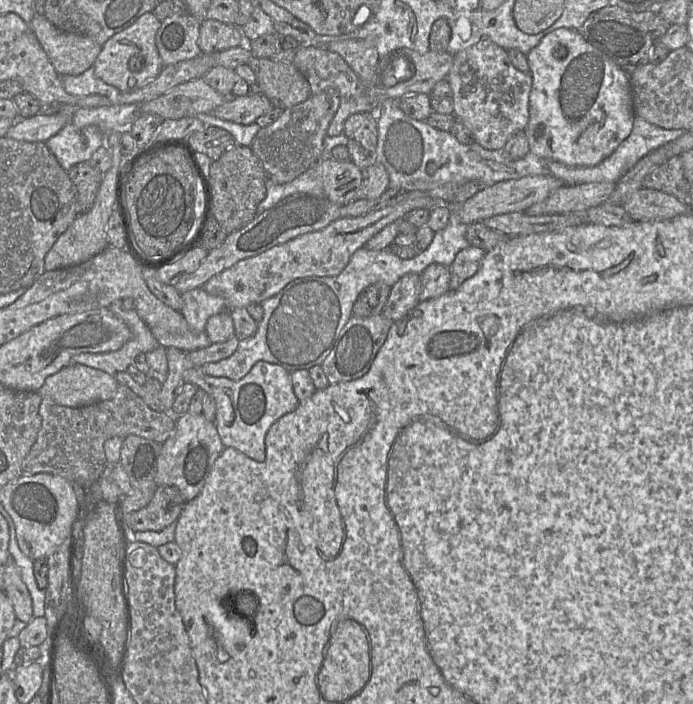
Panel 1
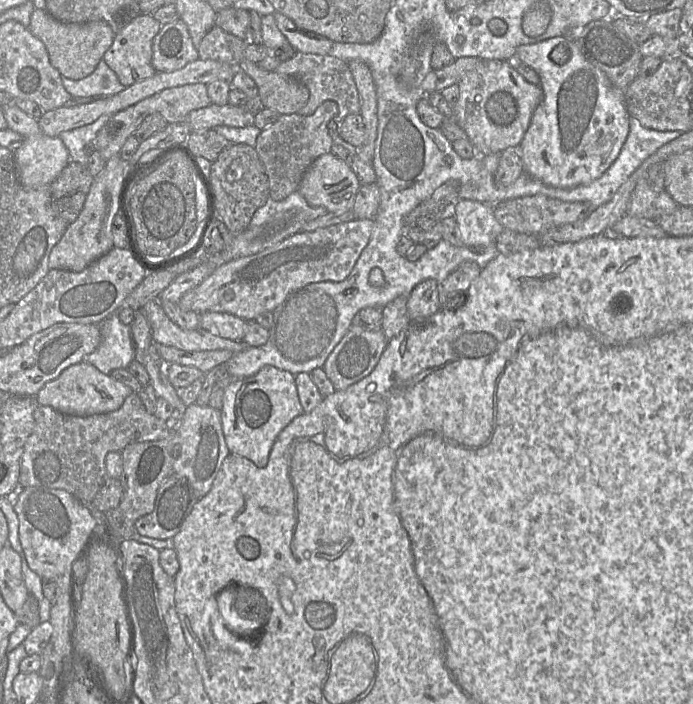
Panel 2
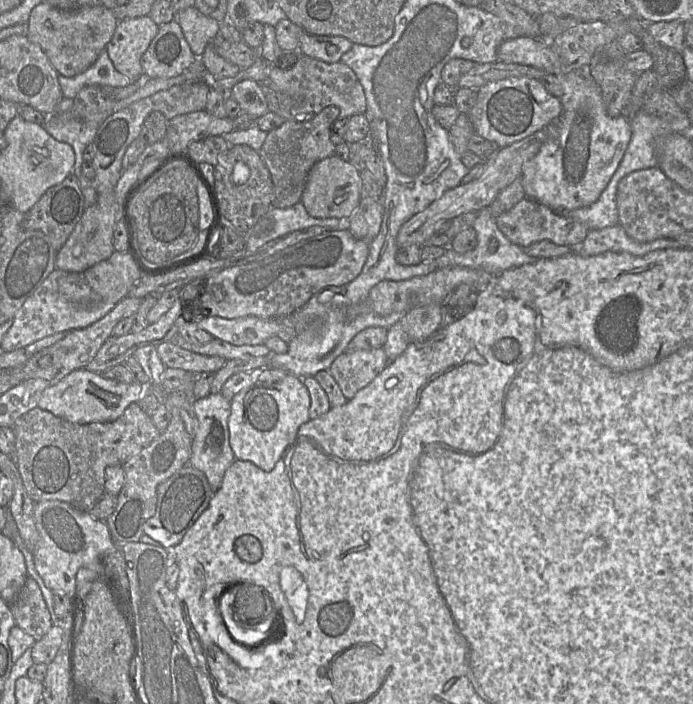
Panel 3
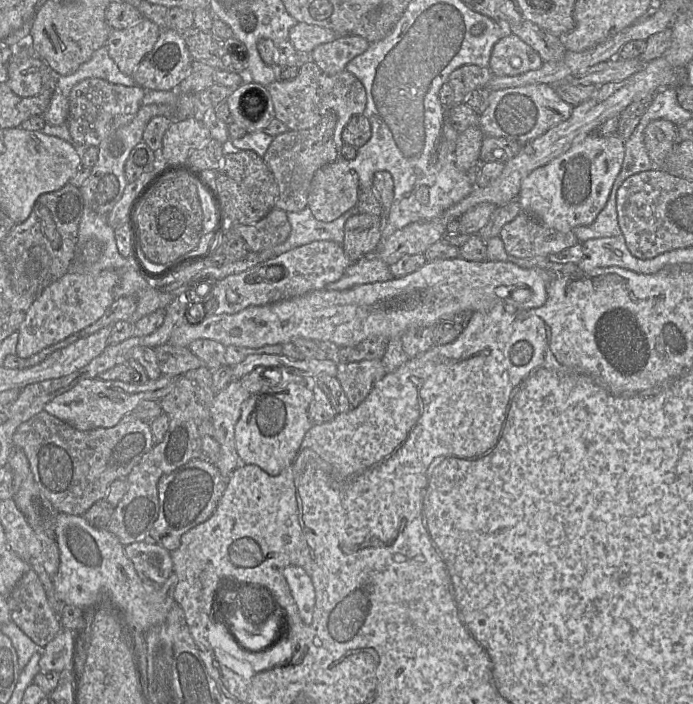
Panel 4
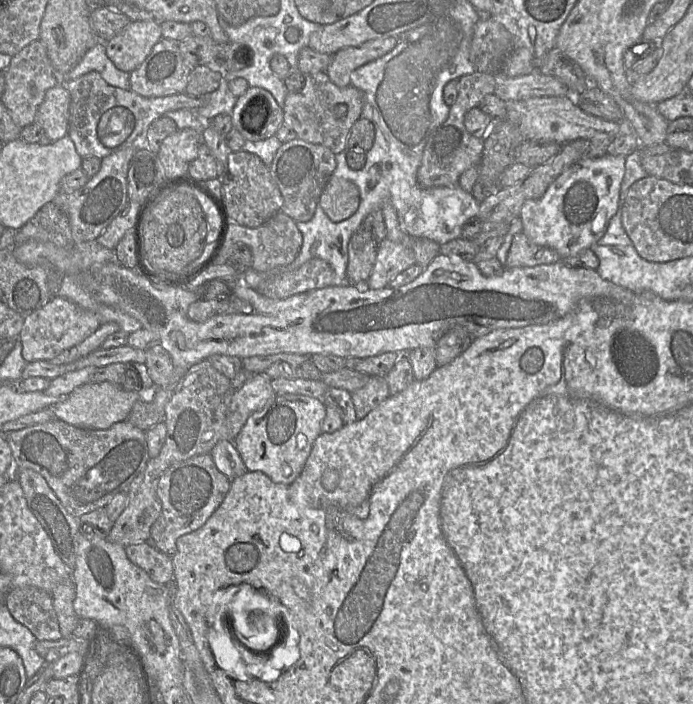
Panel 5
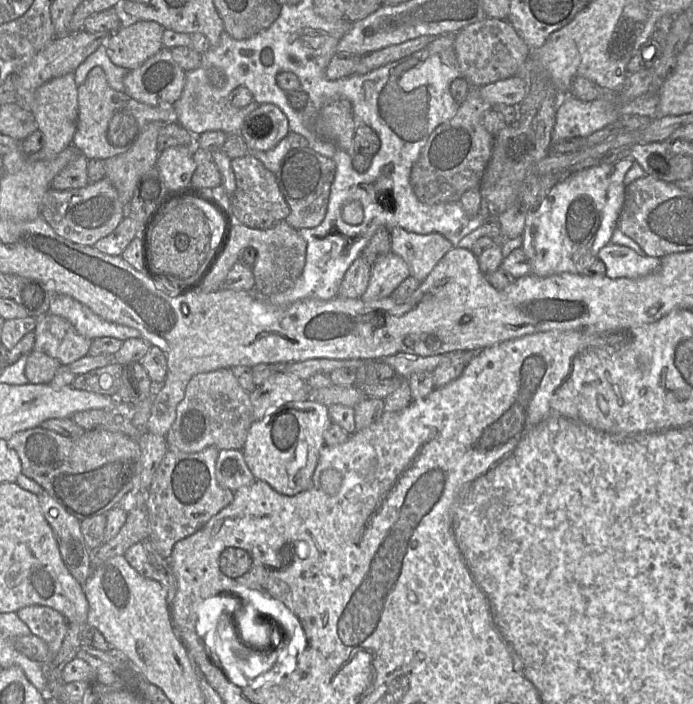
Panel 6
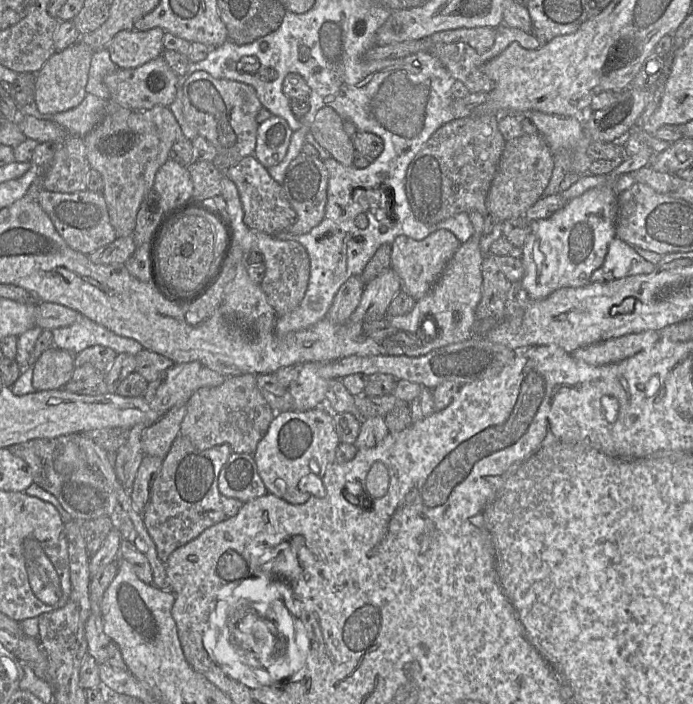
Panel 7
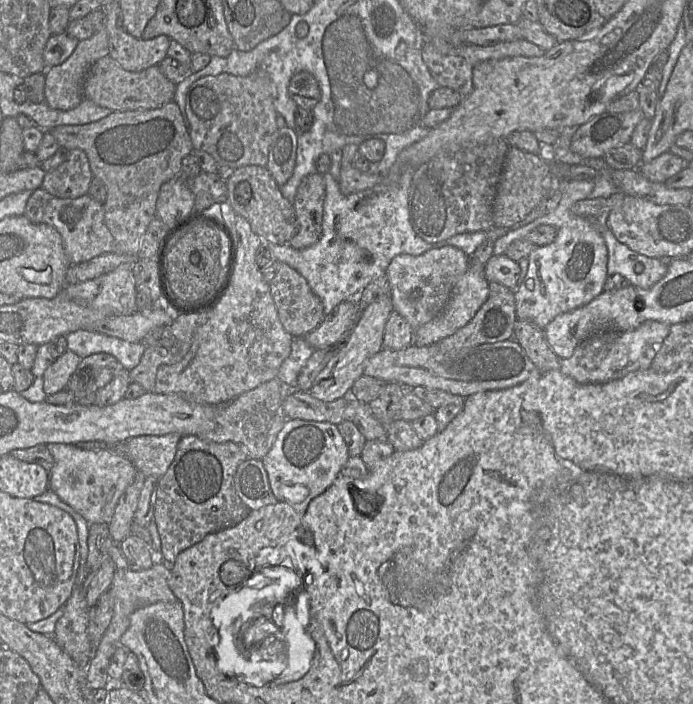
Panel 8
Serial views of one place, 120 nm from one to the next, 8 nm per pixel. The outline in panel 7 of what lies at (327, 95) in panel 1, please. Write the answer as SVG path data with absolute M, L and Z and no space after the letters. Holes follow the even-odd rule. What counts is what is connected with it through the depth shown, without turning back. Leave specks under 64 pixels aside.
M300 153L288 166L281 184L285 196L297 214L295 223L285 232L294 235L309 233L325 216L327 203L328 172L323 160Z

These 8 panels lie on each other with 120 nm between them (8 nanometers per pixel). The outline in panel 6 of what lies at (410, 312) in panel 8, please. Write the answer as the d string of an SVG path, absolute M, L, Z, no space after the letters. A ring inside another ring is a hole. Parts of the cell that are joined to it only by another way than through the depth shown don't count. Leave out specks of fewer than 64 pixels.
M400 227L390 231L391 252L408 265L410 276L423 282L443 256L454 246L440 233L421 235Z

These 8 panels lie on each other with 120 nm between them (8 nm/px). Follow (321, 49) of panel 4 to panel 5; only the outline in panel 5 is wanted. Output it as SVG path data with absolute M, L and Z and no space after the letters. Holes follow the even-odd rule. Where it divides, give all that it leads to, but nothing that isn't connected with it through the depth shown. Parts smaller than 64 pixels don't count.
M396 37L379 38L341 49L332 56L325 73L336 86L346 87L350 85L350 75L354 70L387 54L397 42Z

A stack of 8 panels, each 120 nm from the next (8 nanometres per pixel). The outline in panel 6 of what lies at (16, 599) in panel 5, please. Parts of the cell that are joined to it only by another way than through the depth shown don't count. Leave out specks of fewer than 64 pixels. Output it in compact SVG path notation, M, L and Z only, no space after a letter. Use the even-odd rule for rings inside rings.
M40 605L26 606L16 613L29 627L31 634L46 642L50 660L53 660L59 652L67 633L68 620L58 611Z

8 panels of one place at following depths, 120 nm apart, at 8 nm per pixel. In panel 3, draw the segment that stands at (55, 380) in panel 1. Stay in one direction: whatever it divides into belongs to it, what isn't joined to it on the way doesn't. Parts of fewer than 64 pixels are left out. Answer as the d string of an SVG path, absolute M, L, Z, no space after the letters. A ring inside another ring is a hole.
M82 368L46 388L37 407L74 424L107 423L117 420L130 404L142 399L145 391L146 385L141 383L117 382Z

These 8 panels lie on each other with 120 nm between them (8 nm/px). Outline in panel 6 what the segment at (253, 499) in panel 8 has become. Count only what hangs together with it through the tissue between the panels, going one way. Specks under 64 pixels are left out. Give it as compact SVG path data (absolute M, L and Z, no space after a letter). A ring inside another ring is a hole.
M222 449L216 462L216 478L219 484L235 492L252 484L256 478L249 469L241 450Z

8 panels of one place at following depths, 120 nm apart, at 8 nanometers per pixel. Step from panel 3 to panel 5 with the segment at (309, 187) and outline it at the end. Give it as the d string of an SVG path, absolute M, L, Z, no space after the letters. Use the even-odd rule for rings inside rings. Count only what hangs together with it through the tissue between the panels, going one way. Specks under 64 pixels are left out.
M332 175L320 196L318 205L332 222L338 223L353 216L359 204L360 195L357 186L349 180Z

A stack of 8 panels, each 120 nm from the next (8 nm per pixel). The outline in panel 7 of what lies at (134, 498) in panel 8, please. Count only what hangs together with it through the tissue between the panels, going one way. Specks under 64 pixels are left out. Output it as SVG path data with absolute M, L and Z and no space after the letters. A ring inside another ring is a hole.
M144 423L136 424L130 428L129 437L114 455L114 468L117 478L127 491L130 491L138 468L144 457L141 436L146 427Z

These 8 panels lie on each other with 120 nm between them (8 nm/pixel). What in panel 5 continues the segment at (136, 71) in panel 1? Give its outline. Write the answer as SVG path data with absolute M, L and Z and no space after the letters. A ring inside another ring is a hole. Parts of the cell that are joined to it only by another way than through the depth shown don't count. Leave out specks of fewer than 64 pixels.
M156 20L132 21L119 33L104 41L106 54L121 71L137 69L162 37Z

